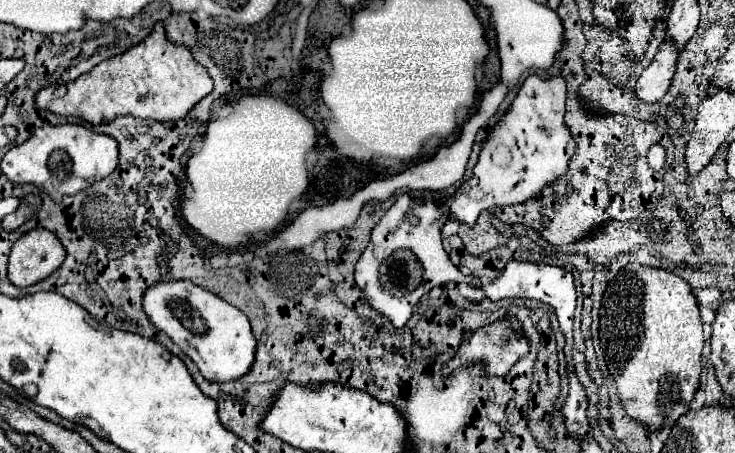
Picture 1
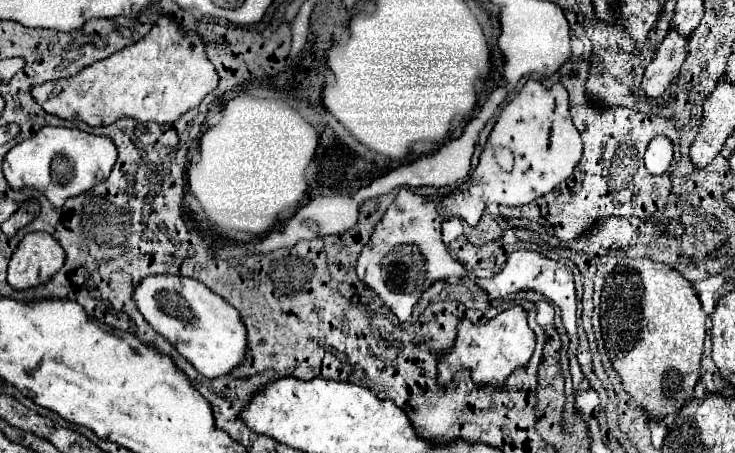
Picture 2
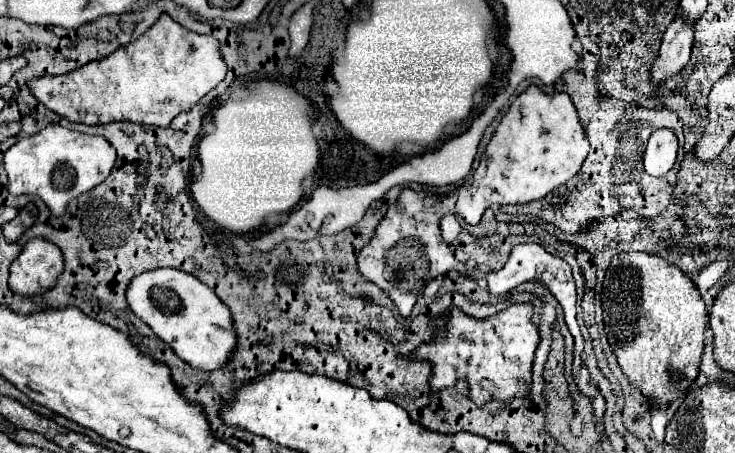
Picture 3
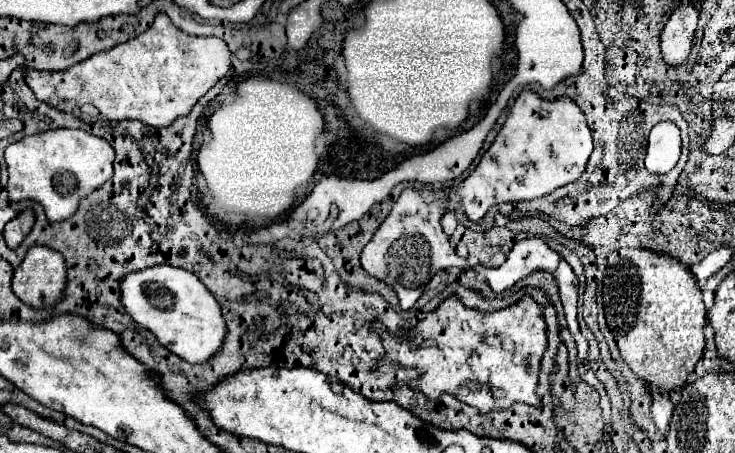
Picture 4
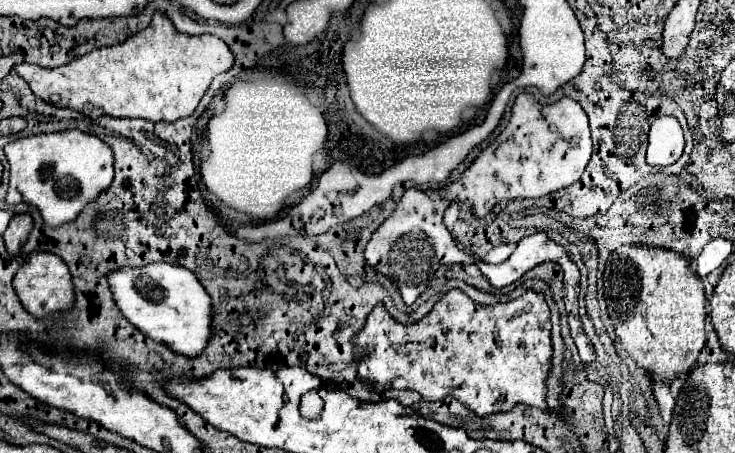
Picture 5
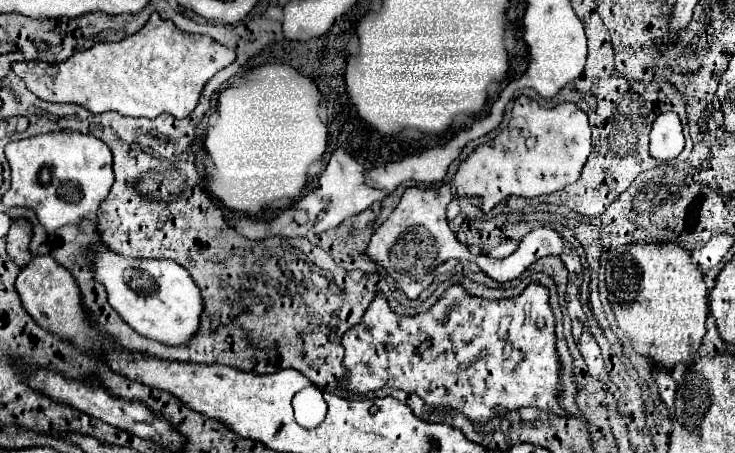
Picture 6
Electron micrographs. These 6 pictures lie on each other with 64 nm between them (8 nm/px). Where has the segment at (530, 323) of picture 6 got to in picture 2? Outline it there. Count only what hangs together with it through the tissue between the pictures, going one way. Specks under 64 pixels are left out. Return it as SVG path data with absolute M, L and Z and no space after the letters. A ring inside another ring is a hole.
M512 306L504 312L500 312L496 318L492 318L484 326L470 324L468 320L462 320L458 324L458 338L454 342L454 350L440 358L438 362L438 382L444 386L452 382L452 376L460 368L472 370L472 380L476 384L496 384L502 386L504 380L520 366L526 366L534 352L534 332L528 328L526 312L520 306Z

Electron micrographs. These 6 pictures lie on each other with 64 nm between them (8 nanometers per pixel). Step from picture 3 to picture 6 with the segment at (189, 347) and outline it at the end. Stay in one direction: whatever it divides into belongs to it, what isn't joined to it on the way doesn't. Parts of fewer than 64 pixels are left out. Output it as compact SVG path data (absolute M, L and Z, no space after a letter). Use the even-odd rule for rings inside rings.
M104 244L92 250L94 278L106 286L110 306L138 334L168 346L184 346L198 332L200 314L204 310L202 294L190 272L174 260L134 260L124 258Z

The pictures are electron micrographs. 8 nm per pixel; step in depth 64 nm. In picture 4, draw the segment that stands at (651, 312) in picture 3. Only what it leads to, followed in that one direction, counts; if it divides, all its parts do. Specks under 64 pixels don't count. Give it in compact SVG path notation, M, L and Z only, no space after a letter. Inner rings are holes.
M620 248L608 256L608 266L602 284L606 324L616 340L620 356L630 366L630 370L640 380L644 380L652 392L670 394L682 390L704 352L706 306L702 300L702 290L698 288L692 272L678 260L652 250Z

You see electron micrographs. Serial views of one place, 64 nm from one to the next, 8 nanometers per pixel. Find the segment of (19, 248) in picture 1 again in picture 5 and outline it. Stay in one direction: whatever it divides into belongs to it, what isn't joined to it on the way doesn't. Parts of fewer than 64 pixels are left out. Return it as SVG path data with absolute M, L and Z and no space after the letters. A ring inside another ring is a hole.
M36 250L28 256L28 260L20 266L20 270L14 276L14 290L24 304L24 308L36 316L36 318L46 318L54 312L66 310L74 304L74 292L72 292L72 276L68 272L68 266L64 260L52 252L42 252Z

